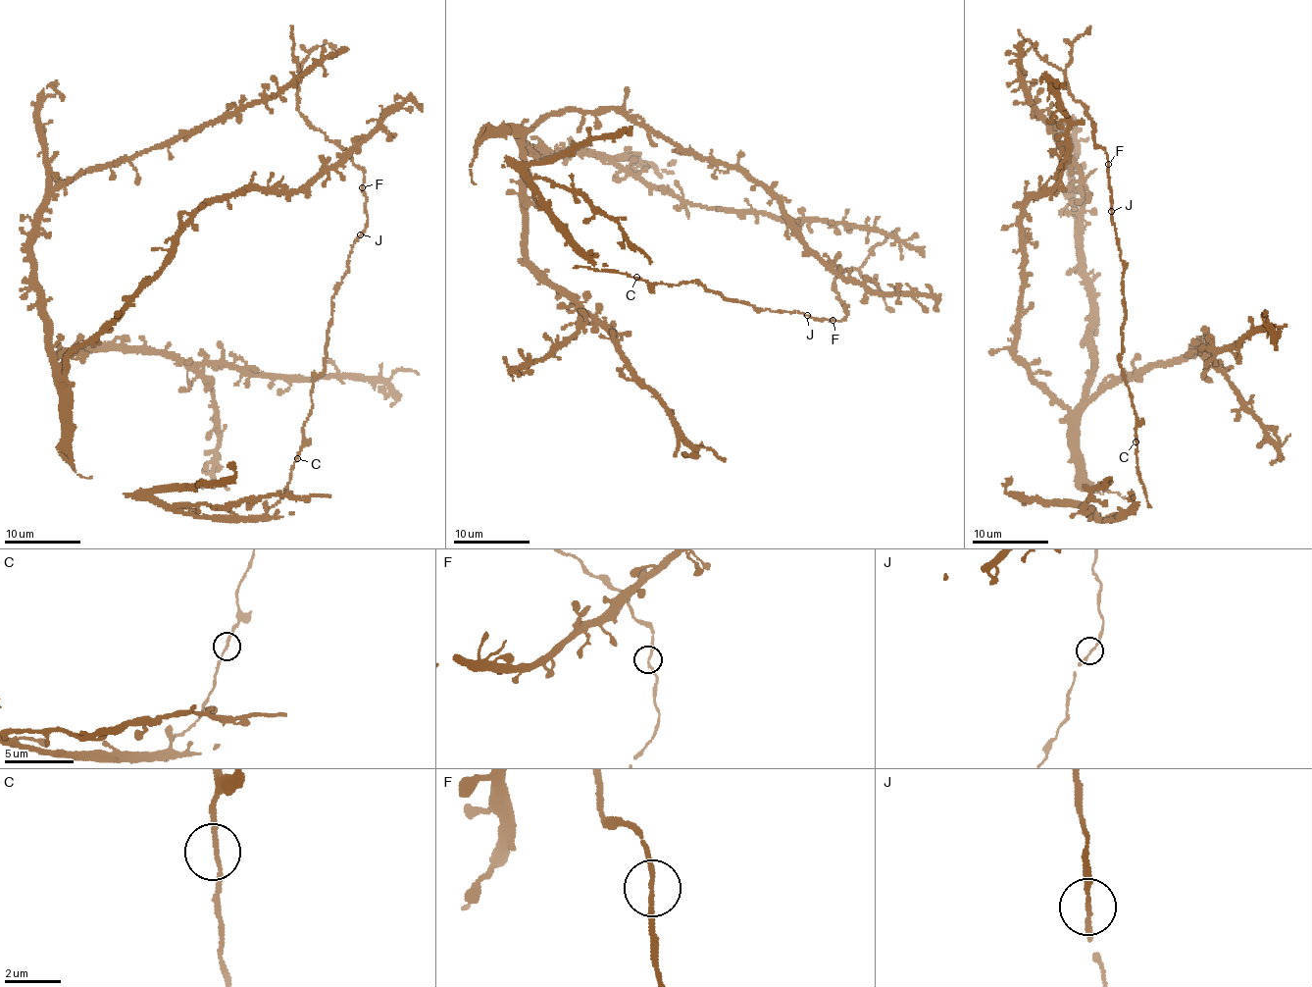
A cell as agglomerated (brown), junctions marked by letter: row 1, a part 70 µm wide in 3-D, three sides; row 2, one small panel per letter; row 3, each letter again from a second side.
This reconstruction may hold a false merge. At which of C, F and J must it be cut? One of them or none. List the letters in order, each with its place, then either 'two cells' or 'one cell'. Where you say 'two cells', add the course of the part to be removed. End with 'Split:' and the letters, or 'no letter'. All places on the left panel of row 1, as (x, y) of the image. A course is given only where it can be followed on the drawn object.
C: at (297, 458); one cell
F: at (362, 187); two cells; foreign part runs (362, 188), (364, 170), (351, 161), (348, 152), (297, 109), (302, 61), (312, 50), (327, 43), (336, 47)
J: at (360, 234); one cell
Split: F

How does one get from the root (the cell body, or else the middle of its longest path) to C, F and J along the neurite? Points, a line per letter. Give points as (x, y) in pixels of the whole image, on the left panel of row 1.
C: (251, 187), (294, 192), (358, 142), (349, 151), (365, 172), (368, 226), (331, 299), (297, 458)
F: (251, 187), (294, 192), (341, 160), (358, 141), (349, 151), (351, 161), (365, 172), (362, 188)
J: (251, 187), (294, 192), (341, 160), (358, 141), (349, 151), (351, 161), (365, 172), (368, 226), (361, 233)

